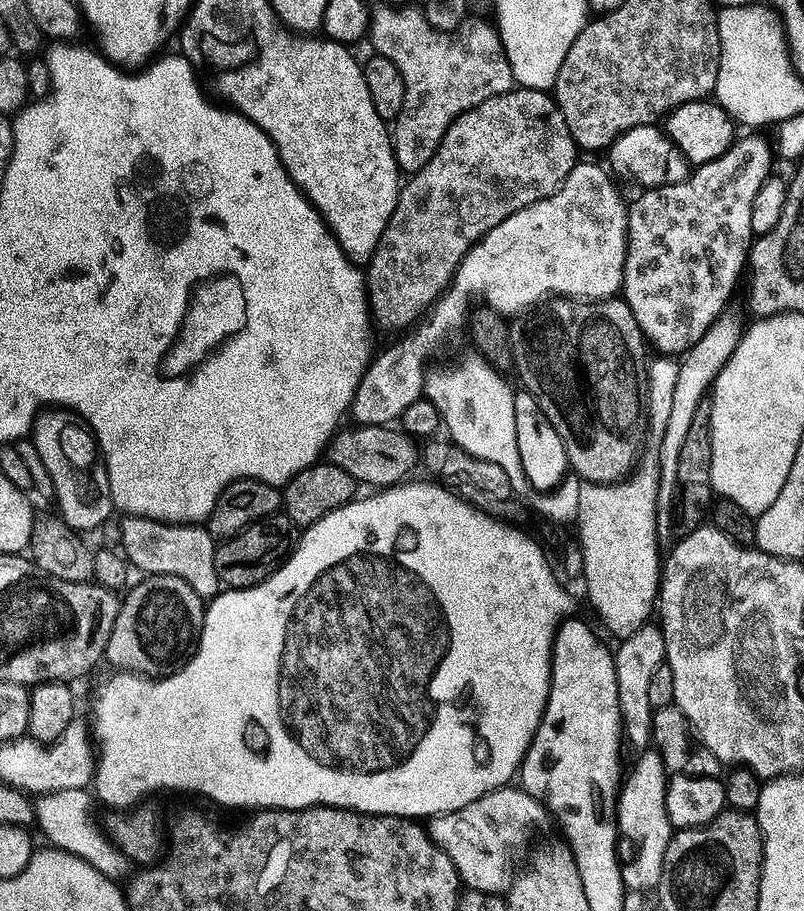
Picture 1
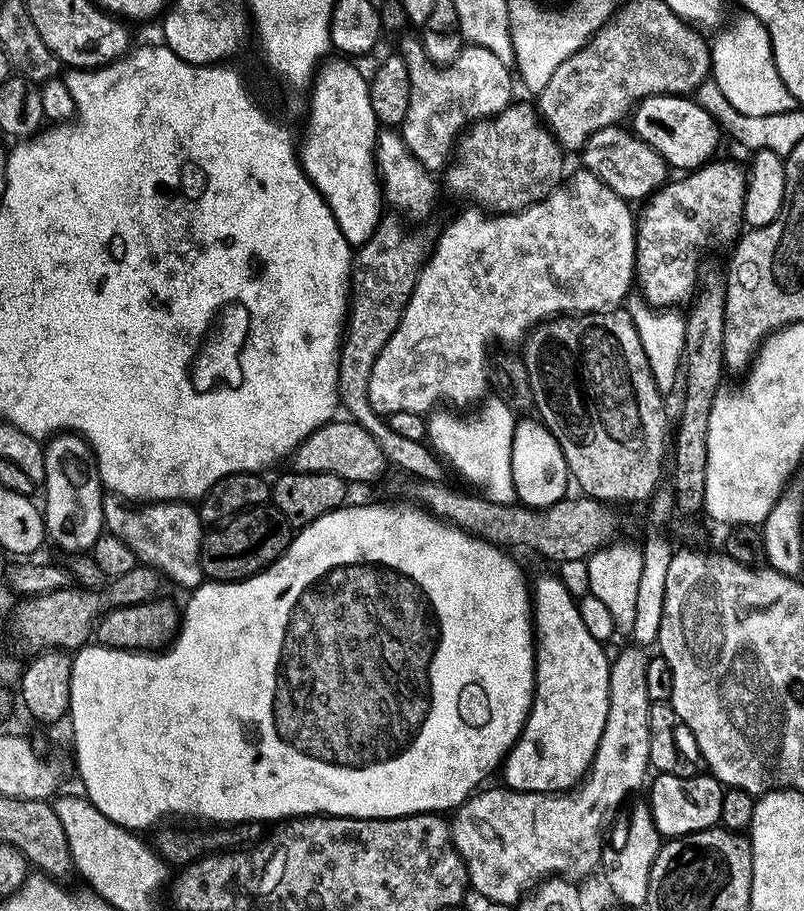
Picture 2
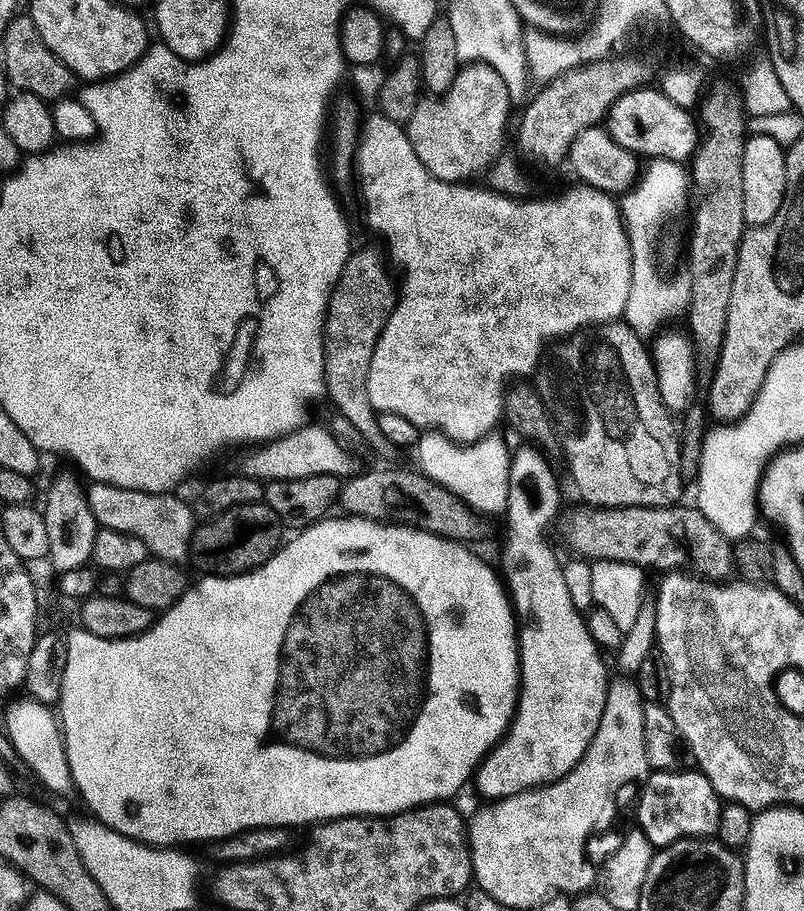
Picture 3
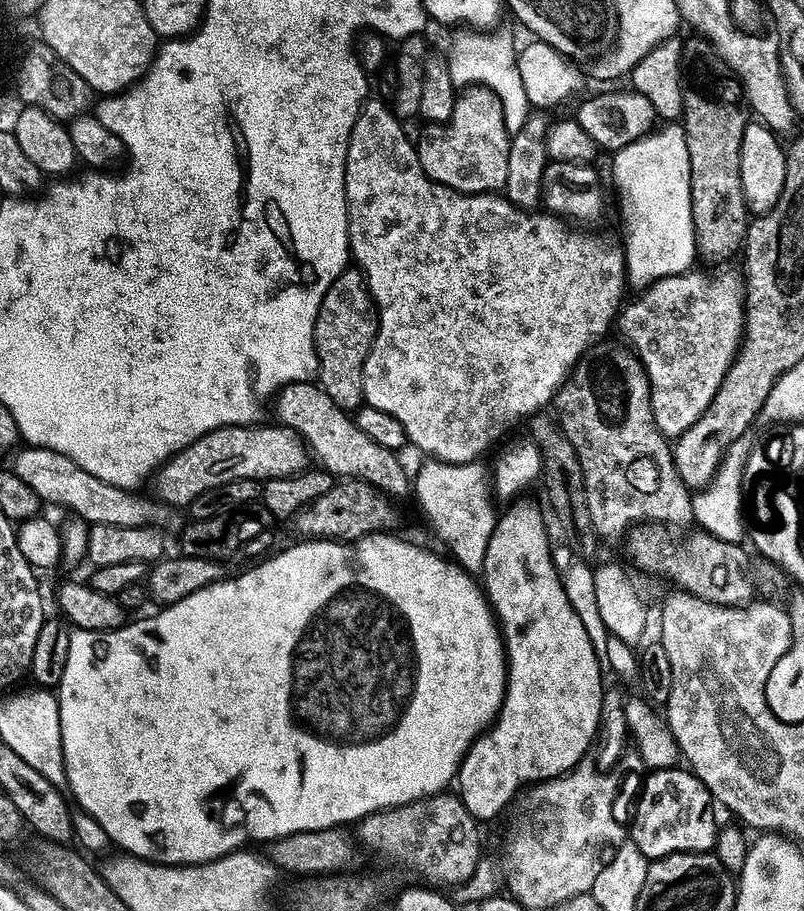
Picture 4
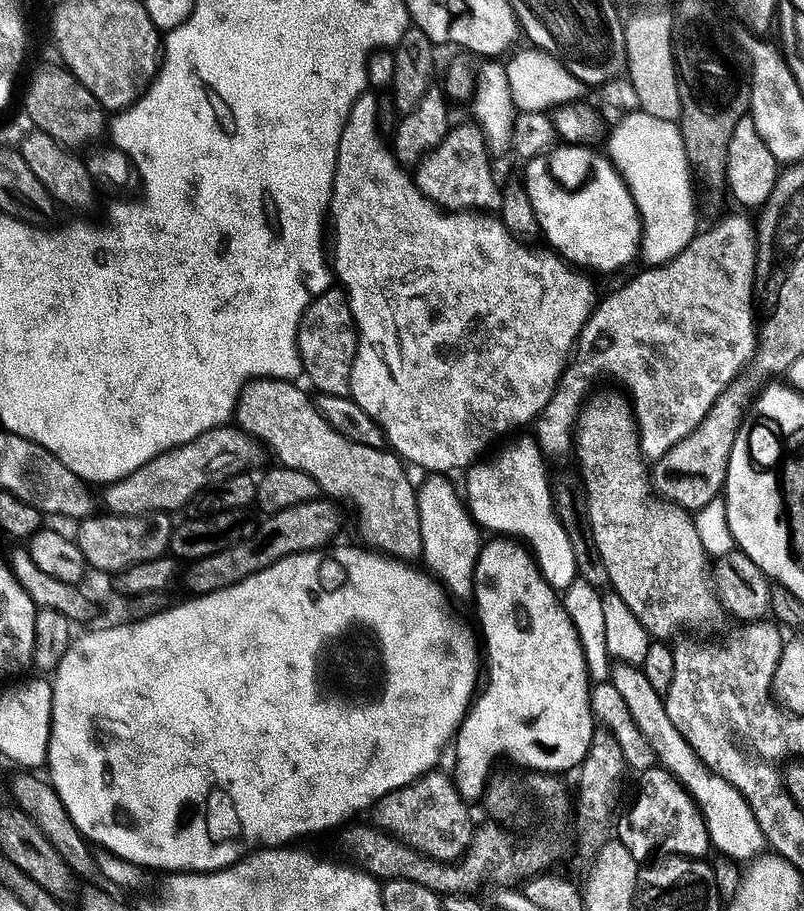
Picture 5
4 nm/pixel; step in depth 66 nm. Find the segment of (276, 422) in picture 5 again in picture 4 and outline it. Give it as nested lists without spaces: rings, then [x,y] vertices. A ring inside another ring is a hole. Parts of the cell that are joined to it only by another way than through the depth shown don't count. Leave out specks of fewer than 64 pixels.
[[[319,383],[287,384],[275,397],[276,416],[285,428],[300,433],[311,455],[320,459],[319,467],[331,472],[333,477],[345,480],[364,480],[380,489],[385,496],[409,495],[410,472],[400,465],[400,456],[379,445],[359,428],[355,419],[337,406],[334,398],[326,394]]]

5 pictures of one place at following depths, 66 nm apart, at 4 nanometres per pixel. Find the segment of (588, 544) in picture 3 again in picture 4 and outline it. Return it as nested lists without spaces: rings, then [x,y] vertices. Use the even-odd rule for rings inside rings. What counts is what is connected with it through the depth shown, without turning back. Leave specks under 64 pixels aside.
[[[641,524],[632,529],[623,541],[624,548],[628,551],[628,556],[632,559],[632,564],[636,568],[641,568],[644,572],[649,572],[652,576],[665,576],[668,580],[676,583],[677,589],[689,592],[691,596],[702,598],[711,604],[726,606],[727,608],[743,608],[745,604],[753,603],[757,599],[756,590],[752,585],[752,574],[749,565],[745,562],[744,552],[740,544],[727,544],[718,537],[712,536],[703,530],[689,531],[688,541],[683,544],[680,540],[675,540],[673,529],[663,524]]]

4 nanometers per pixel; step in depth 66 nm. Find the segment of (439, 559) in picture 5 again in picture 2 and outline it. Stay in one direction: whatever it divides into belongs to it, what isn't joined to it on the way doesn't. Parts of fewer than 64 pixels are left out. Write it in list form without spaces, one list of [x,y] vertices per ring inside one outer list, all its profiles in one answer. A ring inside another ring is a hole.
[[[492,399],[479,409],[481,412],[477,414],[476,420],[463,420],[460,417],[463,415],[453,414],[448,410],[444,410],[441,416],[433,415],[427,421],[426,440],[432,451],[451,471],[453,468],[466,483],[481,488],[481,490],[476,490],[483,493],[493,504],[515,505],[517,498],[512,455],[518,416],[505,406],[503,400]],[[451,414],[456,416],[451,416]]]

